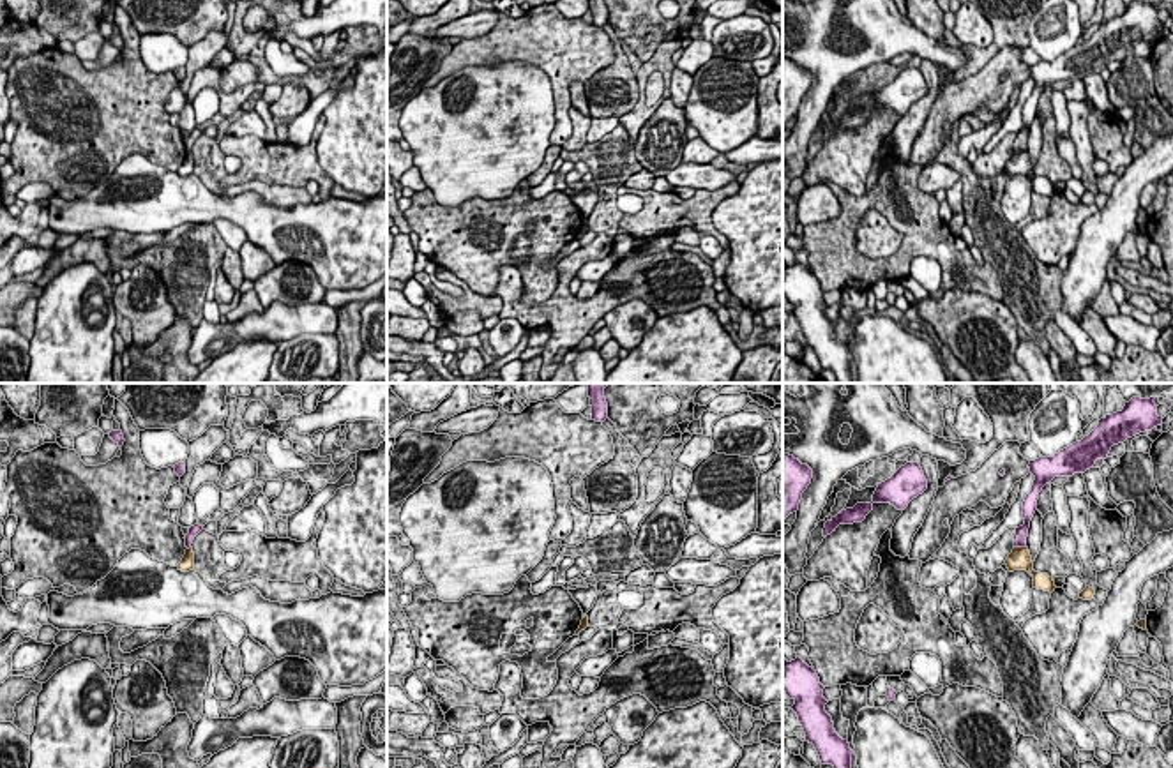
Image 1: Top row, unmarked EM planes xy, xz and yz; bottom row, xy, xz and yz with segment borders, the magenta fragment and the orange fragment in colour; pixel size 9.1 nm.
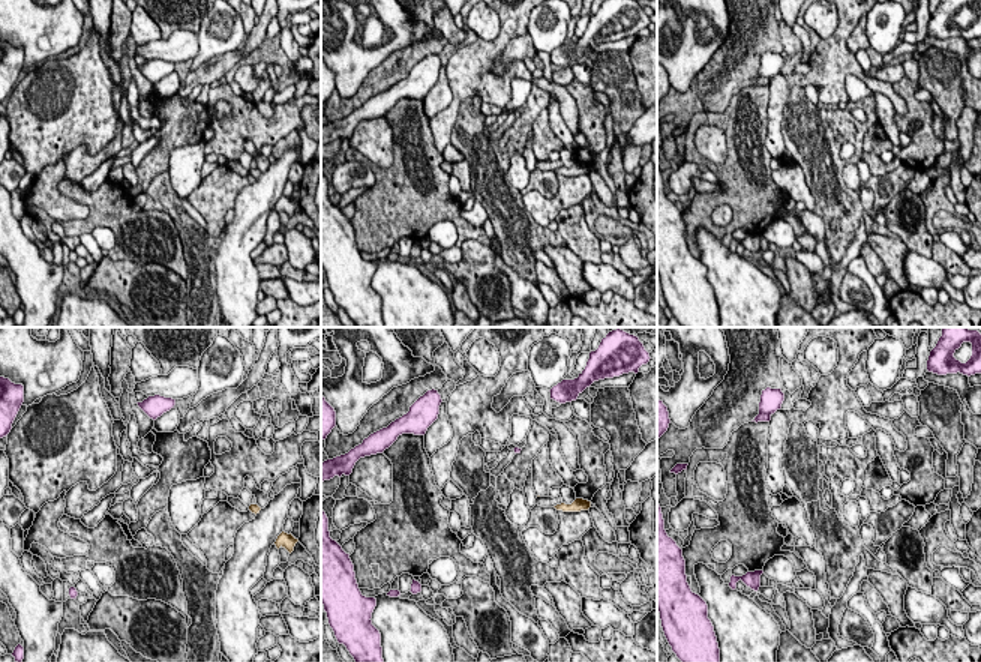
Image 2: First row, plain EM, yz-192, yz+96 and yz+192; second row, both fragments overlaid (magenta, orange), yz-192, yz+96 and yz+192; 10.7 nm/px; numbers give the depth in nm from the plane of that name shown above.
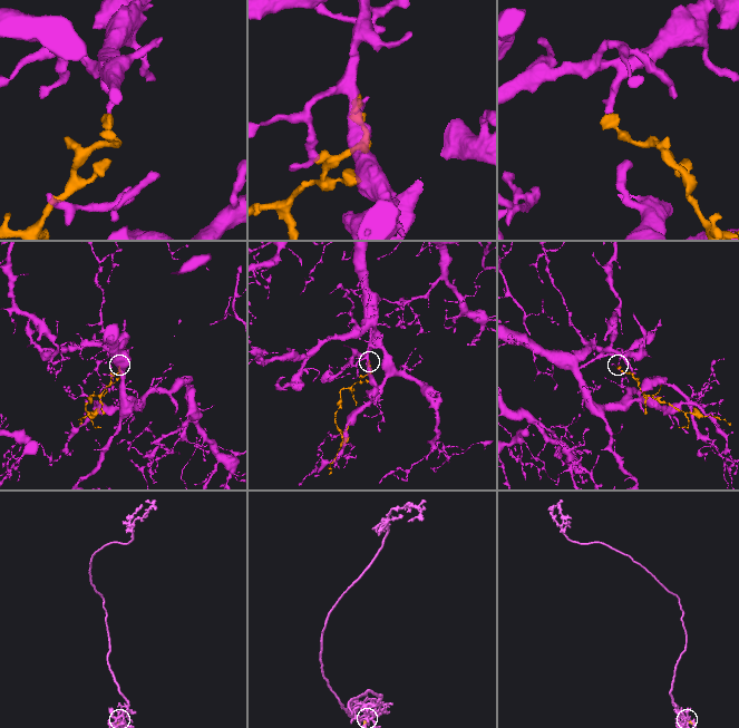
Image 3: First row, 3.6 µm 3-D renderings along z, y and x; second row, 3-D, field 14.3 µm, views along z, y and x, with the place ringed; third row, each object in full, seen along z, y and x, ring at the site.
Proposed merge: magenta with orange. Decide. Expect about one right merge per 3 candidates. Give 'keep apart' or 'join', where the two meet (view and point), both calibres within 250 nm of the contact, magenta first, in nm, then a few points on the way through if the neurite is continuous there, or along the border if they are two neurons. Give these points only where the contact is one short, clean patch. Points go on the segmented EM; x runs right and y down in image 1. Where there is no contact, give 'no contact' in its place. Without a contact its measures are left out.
keep apart; contact yz (1020, 546); calibres 130 and 200 nm; border yz (1014, 546), (1025, 548)

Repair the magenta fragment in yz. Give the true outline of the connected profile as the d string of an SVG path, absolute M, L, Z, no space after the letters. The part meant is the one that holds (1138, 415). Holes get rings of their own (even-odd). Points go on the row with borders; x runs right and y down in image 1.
M1132 397L1122 411L1101 418L1099 425L1081 441L1069 445L1053 457L1030 461L1028 468L1035 480L1023 501L1025 524L1016 528L1014 547L1026 547L1030 521L1037 510L1039 493L1046 484L1051 484L1055 477L1085 473L1097 459L1106 459L1113 445L1162 424L1154 399Z

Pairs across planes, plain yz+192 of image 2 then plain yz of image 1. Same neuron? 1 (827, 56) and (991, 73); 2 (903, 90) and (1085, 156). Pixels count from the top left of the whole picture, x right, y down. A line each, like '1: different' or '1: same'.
1: different
2: different

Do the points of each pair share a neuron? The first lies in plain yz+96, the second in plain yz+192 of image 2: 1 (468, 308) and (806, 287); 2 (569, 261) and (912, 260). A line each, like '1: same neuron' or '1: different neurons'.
1: same neuron
2: different neurons

